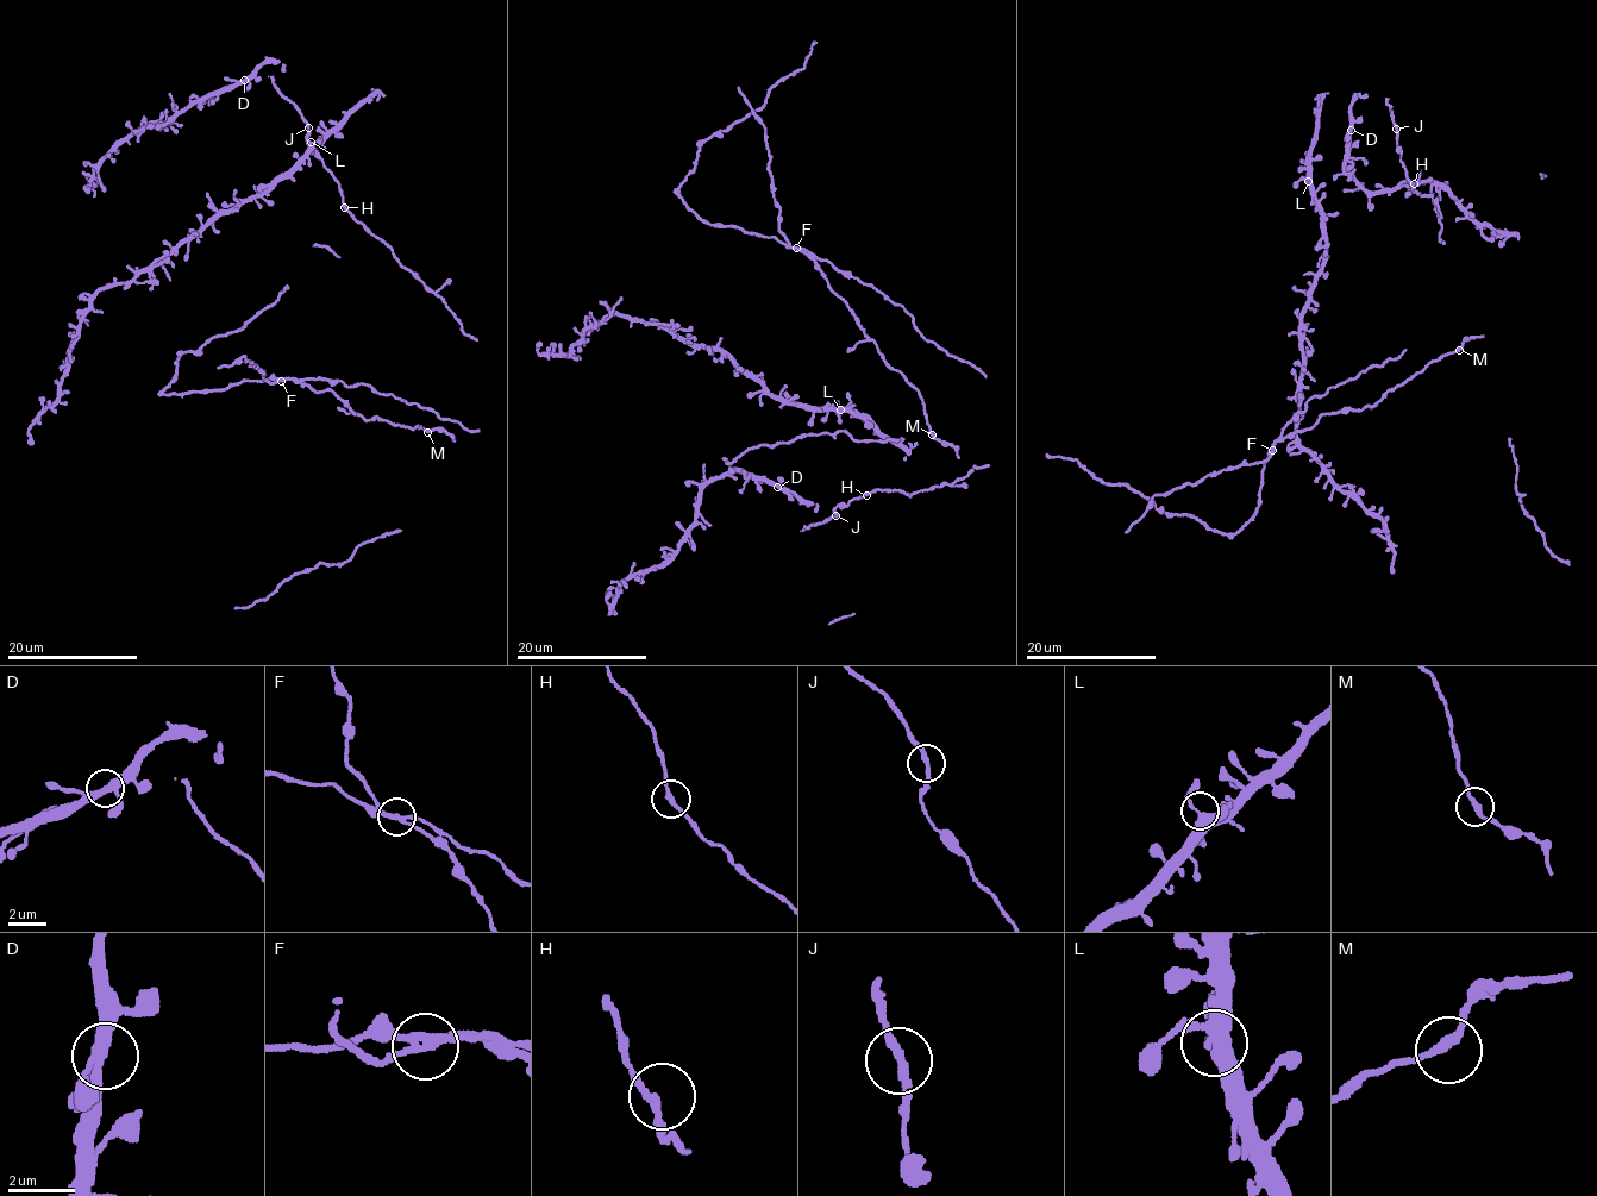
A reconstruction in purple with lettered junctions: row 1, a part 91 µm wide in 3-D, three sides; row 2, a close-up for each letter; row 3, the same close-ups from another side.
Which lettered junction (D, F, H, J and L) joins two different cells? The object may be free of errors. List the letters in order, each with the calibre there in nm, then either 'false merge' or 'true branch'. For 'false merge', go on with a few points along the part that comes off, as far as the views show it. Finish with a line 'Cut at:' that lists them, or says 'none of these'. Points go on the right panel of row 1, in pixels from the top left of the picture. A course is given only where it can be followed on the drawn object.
D: 340 nm thick; true branch
F: 200 nm thick; false merge; foreign part runs (1272, 450), (1277, 442), (1313, 427), (1325, 413), (1373, 406), (1430, 362), (1454, 352), (1470, 337), (1484, 337)
H: 220 nm thick; true branch
J: 240 nm thick; true branch
L: 320 nm thick; true branch
Cut at: F

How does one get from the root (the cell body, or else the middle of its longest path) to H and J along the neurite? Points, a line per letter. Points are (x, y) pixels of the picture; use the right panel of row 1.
H: (1439, 235), (1441, 218), (1433, 200), (1414, 193), (1414, 183)
J: (1439, 235), (1441, 218), (1432, 196), (1414, 193), (1400, 160), (1402, 151), (1396, 145), (1396, 129)

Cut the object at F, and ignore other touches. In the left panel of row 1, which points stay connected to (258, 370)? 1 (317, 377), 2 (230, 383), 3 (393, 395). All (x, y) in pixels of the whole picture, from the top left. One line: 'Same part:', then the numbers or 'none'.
Same part: none

